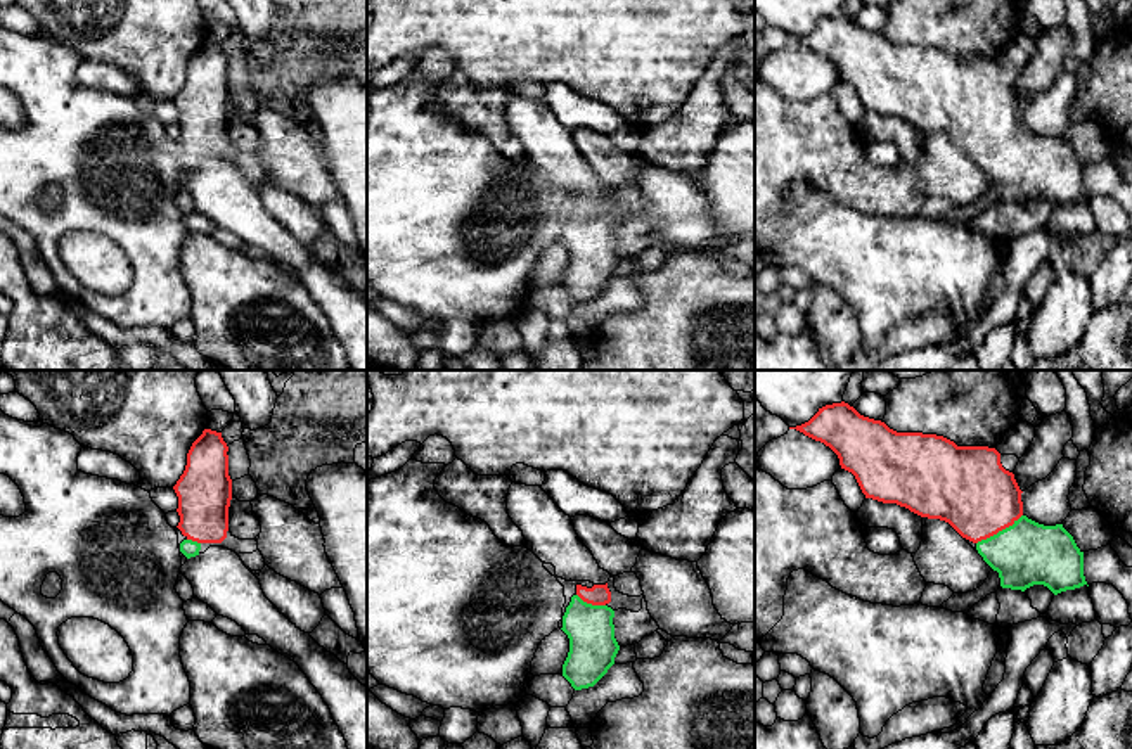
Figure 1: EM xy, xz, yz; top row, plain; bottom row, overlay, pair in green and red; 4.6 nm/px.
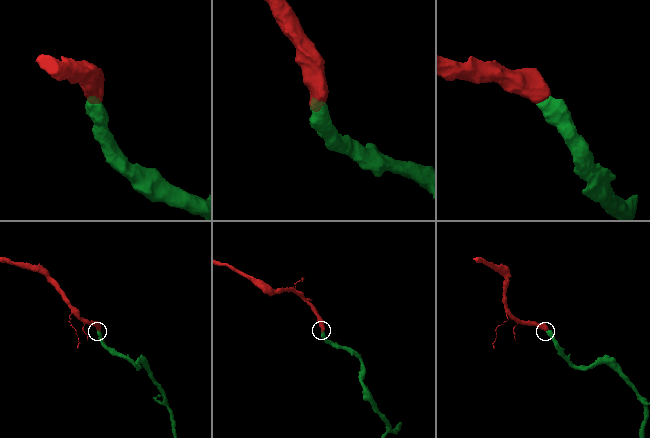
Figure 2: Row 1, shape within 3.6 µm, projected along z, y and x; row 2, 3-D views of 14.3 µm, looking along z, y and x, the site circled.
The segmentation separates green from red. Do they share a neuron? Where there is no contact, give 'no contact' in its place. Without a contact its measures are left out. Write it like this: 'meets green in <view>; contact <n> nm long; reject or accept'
meets green in yz; contact 260 nm long; accept

